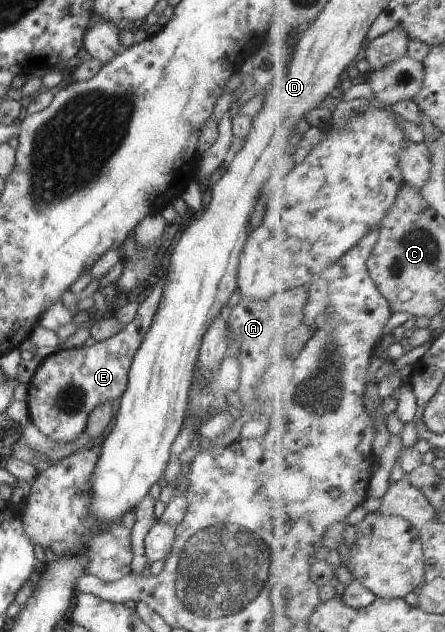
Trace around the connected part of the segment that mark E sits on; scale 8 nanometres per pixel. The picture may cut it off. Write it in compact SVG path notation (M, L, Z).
M162 275L151 292L138 302L136 316L115 335L89 346L57 348L38 363L26 391L26 409L33 428L50 440L71 441L84 431L88 413L93 407L105 402L111 403L120 397L127 385L133 354L151 325L165 280L166 275Z

